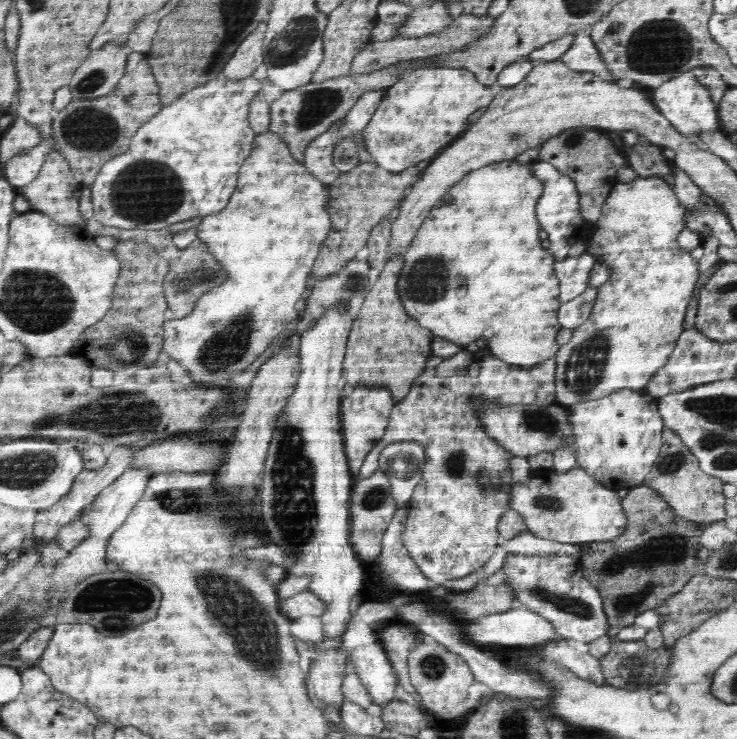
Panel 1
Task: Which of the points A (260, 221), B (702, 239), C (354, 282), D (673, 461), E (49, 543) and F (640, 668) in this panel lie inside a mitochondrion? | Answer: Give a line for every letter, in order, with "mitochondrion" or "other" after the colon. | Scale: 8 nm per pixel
A: other
B: other
C: mitochondrion
D: mitochondrion
E: other
F: mitochondrion

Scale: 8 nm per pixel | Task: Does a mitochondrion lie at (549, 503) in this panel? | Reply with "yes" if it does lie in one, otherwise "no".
yes

